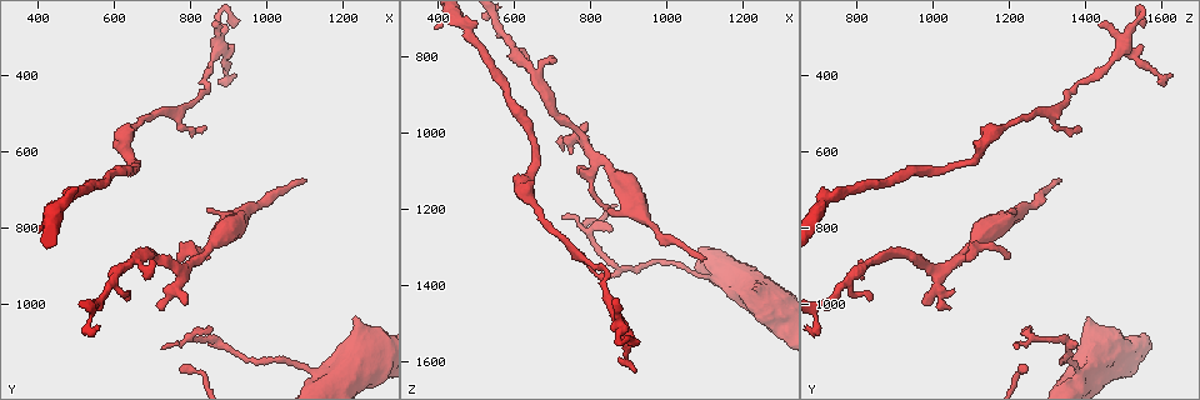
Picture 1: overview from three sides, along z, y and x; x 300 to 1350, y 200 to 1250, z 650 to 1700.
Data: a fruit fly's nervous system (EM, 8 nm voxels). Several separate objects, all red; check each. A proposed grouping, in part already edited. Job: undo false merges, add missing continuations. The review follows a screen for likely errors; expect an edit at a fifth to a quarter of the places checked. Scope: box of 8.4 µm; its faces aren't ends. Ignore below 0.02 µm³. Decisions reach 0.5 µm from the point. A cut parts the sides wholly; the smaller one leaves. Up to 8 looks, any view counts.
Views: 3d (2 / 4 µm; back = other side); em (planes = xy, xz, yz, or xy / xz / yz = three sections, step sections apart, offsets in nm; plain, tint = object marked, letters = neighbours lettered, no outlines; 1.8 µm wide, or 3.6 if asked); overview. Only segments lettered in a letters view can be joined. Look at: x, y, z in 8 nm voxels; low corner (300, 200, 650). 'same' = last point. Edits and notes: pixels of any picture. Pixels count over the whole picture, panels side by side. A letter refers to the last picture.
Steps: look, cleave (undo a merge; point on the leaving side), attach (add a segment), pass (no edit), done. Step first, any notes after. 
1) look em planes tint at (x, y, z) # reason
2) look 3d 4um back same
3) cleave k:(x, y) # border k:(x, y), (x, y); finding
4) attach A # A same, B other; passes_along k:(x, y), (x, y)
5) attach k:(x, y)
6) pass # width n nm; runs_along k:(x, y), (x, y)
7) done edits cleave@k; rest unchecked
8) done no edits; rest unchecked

look em 3.6um planes letters at (840, 755, 1210) # branch stops here

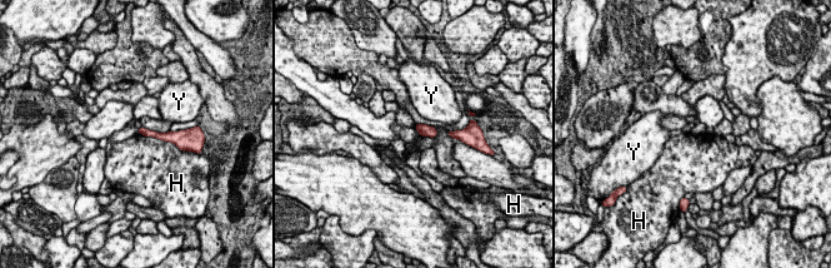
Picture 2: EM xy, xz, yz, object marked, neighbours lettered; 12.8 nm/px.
pass # H other, Y other; no lettered segment goes on from it

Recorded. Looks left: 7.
look em yz step 4 letters at (1095, 665, 1320) # free end

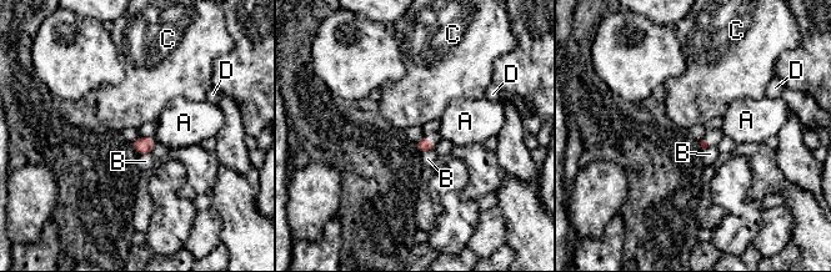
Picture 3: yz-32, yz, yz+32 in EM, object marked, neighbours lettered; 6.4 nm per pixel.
look em planes letters same # another direction

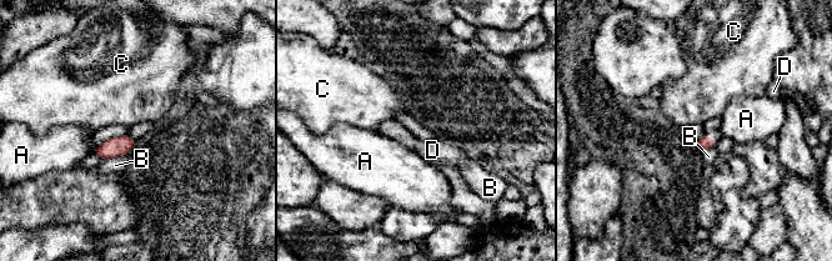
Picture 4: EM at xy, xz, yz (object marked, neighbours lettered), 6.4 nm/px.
attach D # A other, B other, C other, D same; passes_along 4:(703, 142), (710, 139), (715, 134); the cell continues

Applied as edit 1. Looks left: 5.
look 3d 4um at (730, 1120, 1225)

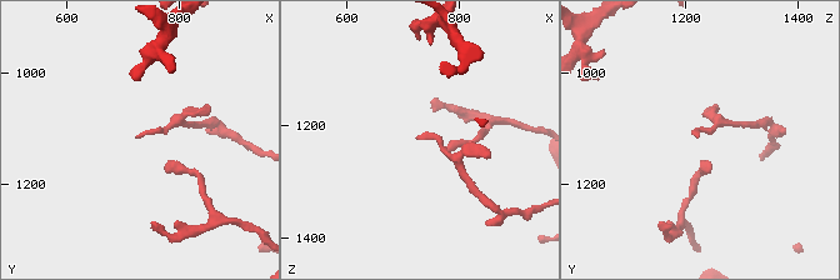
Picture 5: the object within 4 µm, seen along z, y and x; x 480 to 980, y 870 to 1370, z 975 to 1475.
look em planes plain at (730, 1115, 1225) # need the tissue

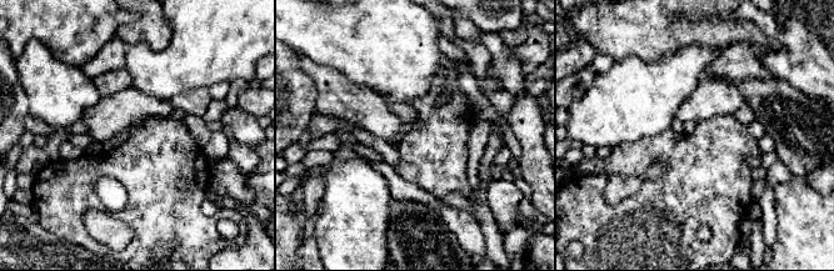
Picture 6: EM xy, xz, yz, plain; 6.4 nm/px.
look em planes letters same

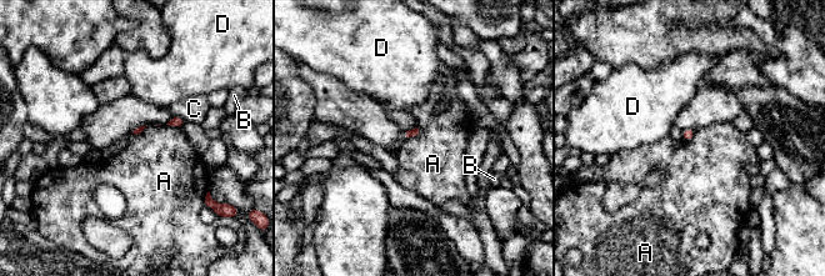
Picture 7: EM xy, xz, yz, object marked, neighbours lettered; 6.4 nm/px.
pass # longest_contact A 100 nm; A other, B other, C other, D other; no lettered segment goes on from it

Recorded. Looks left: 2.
done edits attach@4; rest unchecked

